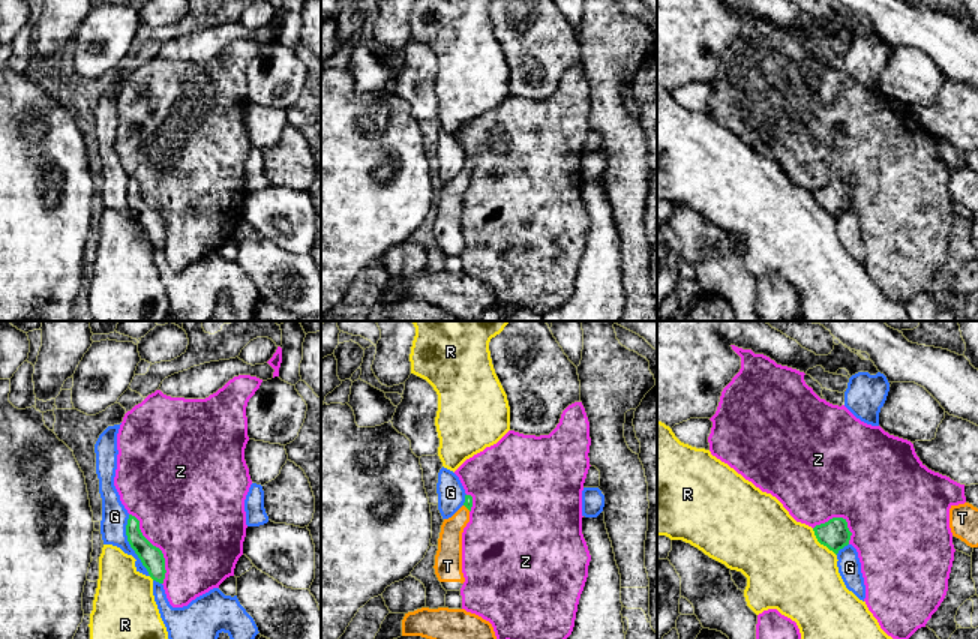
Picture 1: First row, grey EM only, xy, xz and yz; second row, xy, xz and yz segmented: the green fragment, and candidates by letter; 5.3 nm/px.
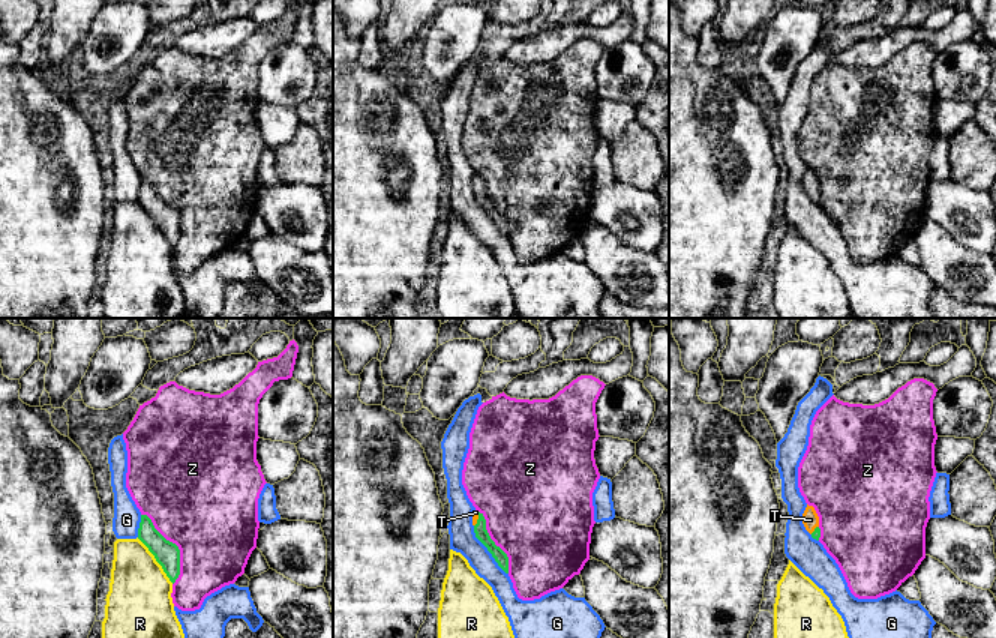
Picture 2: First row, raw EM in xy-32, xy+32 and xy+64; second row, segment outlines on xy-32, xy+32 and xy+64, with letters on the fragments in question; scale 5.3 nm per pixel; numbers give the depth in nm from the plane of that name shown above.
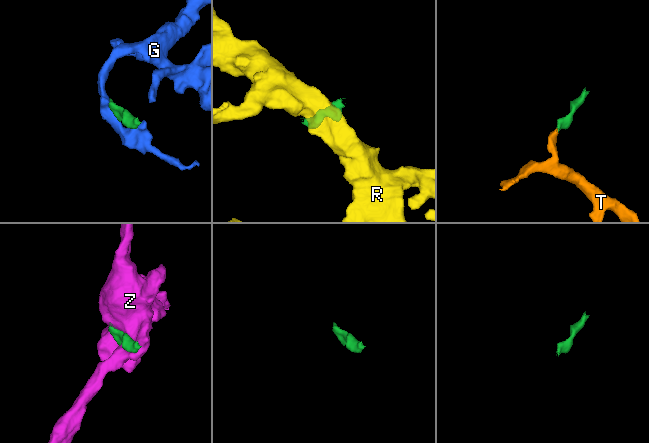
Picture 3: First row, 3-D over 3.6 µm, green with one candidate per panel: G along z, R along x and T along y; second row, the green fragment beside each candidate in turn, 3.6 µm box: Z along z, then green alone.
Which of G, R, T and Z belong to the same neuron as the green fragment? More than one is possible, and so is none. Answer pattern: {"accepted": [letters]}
{"accepted": ["T"]}

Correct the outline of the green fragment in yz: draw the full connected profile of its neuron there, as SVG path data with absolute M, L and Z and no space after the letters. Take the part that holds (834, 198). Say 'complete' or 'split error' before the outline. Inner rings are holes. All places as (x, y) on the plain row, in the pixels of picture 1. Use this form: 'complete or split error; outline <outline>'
complete; outline M832 182L813 192L818 206L832 214L836 219L849 208L852 196L843 182Z

